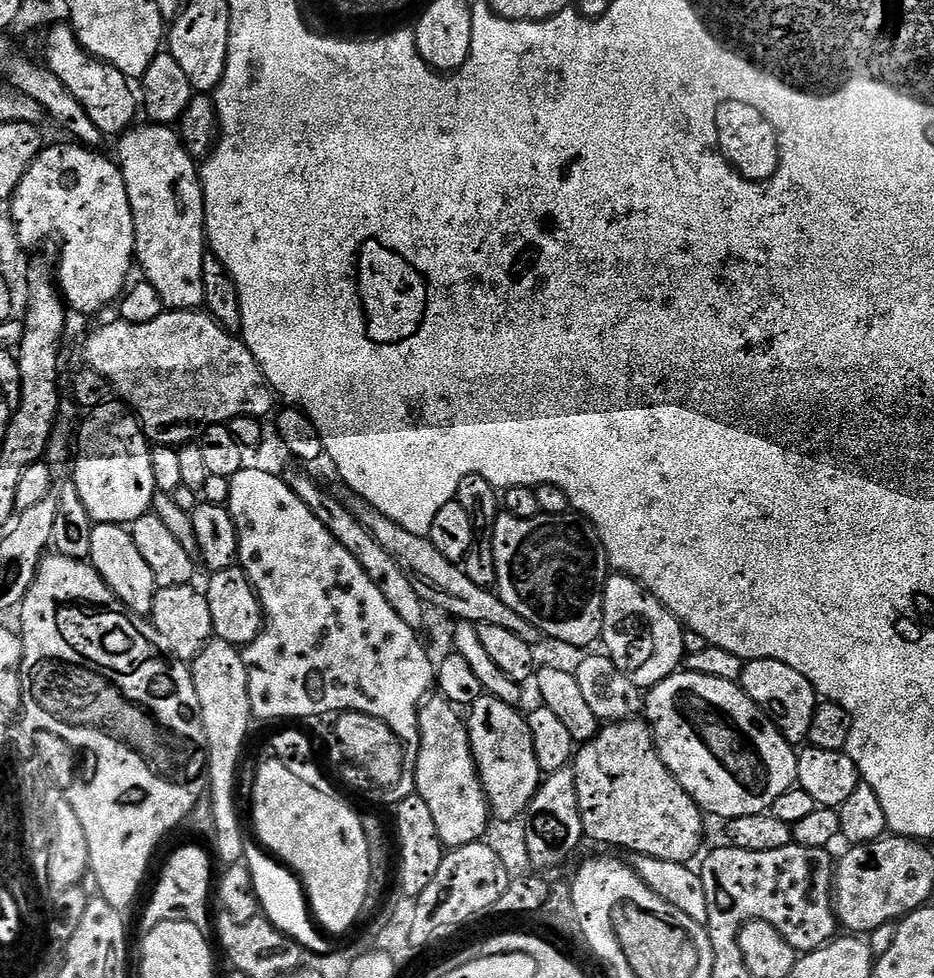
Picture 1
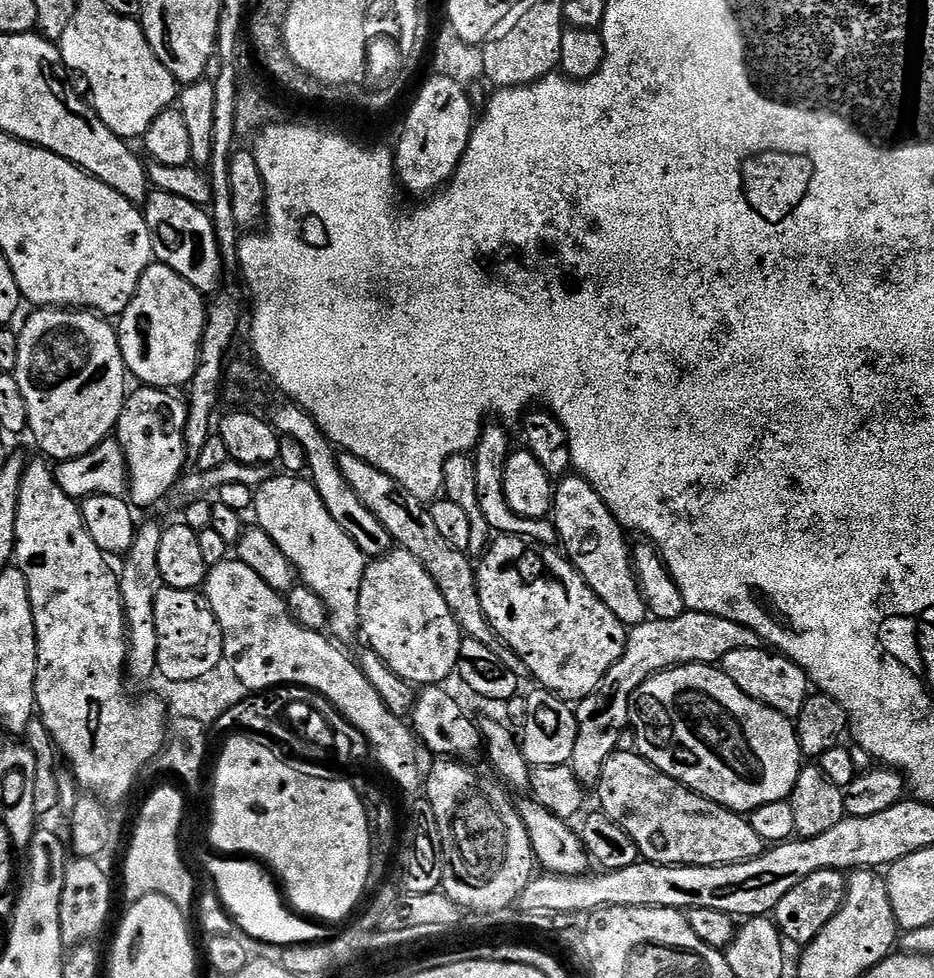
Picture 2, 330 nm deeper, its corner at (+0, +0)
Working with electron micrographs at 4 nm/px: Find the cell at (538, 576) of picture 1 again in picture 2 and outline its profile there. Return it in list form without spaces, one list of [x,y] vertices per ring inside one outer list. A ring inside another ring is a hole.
[[[500,422],[485,423],[474,449],[478,503],[482,505],[482,514],[485,516],[488,527],[493,533],[506,536],[523,536],[536,541],[537,544],[555,545],[558,537],[556,535],[556,525],[551,519],[522,518],[518,514],[514,514],[514,510],[510,510],[510,502],[506,502],[504,471],[506,470],[506,462],[514,451],[514,445],[512,445],[511,438],[508,437],[507,430],[503,427],[507,428]]]

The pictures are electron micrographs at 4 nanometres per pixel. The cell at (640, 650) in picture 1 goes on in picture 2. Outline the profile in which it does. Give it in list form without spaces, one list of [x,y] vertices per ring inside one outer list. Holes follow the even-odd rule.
[[[569,474],[555,485],[552,497],[554,523],[558,544],[568,561],[582,574],[582,578],[606,602],[610,614],[626,626],[641,624],[649,619],[648,604],[636,578],[634,552],[628,548],[626,529],[614,518],[612,511],[598,498],[598,490],[578,474]]]

